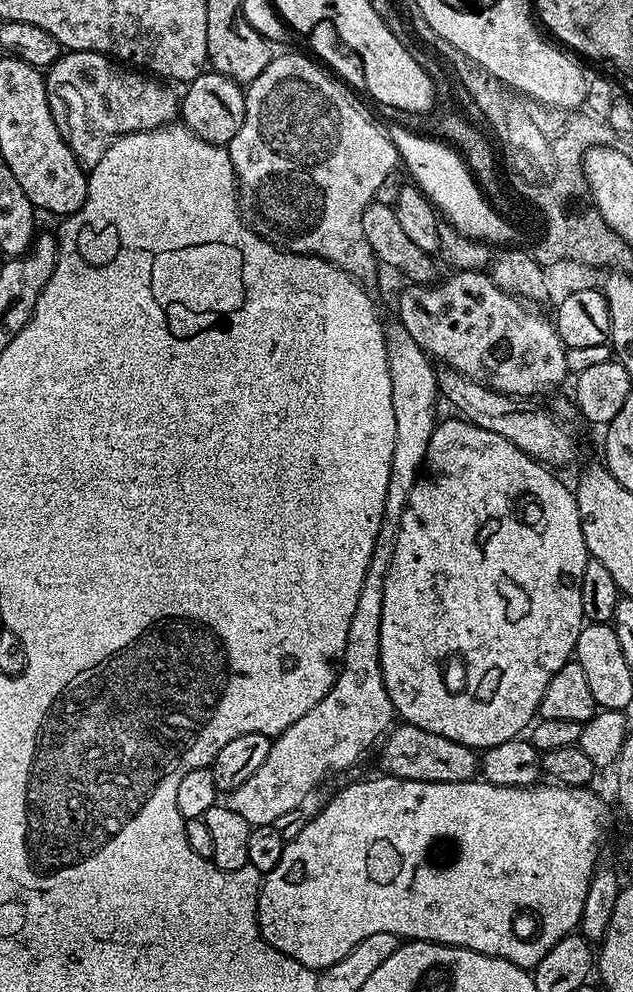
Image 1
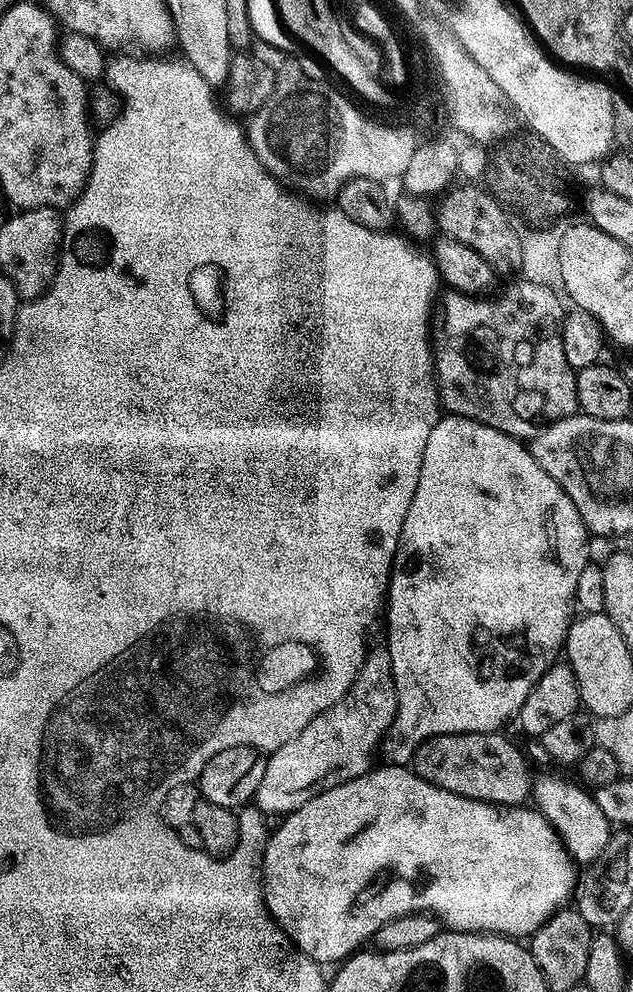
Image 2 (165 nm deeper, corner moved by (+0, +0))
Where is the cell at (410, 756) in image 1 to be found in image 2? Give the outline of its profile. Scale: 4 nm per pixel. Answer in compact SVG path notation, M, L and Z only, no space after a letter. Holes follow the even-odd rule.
M463 732L433 736L432 739L425 740L416 747L410 764L417 776L442 790L450 790L450 794L458 794L471 800L485 800L488 803L520 806L530 796L527 781L524 782L524 762L526 763L525 753L521 749L519 752L500 732Z

